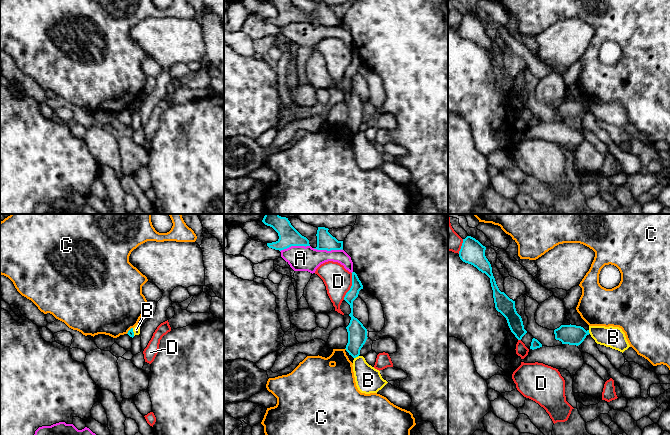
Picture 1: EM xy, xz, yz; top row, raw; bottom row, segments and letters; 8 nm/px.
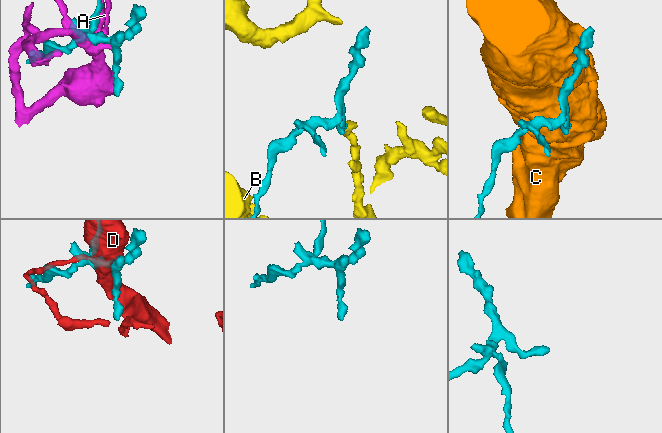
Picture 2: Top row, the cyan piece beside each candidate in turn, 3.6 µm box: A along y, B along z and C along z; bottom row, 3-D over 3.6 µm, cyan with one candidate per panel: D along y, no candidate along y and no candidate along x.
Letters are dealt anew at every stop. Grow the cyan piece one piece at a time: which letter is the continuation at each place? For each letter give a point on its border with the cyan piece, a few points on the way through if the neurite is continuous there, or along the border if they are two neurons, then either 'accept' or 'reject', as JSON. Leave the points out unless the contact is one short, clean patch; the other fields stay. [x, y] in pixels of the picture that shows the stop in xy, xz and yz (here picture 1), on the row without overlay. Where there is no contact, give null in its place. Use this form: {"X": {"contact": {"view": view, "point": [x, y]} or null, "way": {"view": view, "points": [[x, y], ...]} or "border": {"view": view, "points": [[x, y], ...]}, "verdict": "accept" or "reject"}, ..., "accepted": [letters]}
{"A": {"contact": {"view": "xz", "point": [294, 21]}, "verdict": "reject"}, "B": {"contact": {"view": "xz", "point": [356, 132]}, "border": {"view": "xz", "points": [[358, 131], [354, 134]]}, "verdict": "reject"}, "C": {"contact": {"view": "xy", "point": [129, 106]}, "verdict": "reject"}, "D": {"contact": {"view": "xz", "point": [351, 62]}, "verdict": "reject"}, "accepted": []}

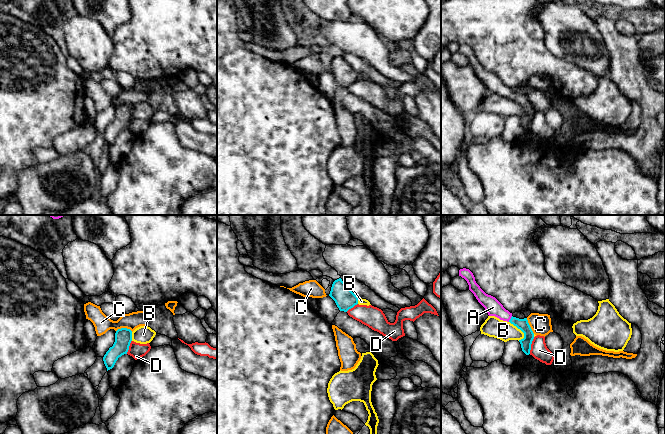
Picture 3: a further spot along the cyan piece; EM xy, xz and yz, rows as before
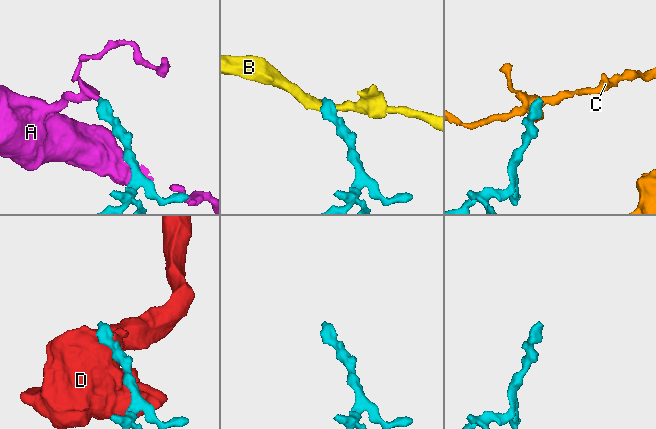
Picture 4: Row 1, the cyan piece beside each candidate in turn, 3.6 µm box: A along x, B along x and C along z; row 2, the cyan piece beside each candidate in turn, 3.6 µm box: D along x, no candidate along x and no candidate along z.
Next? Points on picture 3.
{"A": {"contact": {"view": "yz", "point": [510, 95]}, "way": {"view": "yz", "points": [[522, 100], [510, 95], [493, 83]]}, "verdict": "accept"}, "B": {"contact": {"view": "yz", "point": [519, 104]}, "border": {"view": "yz", "points": [[509, 97], [523, 109], [522, 115]]}, "verdict": "reject"}, "C": {"contact": {"view": "xy", "point": [124, 104]}, "border": {"view": "xy", "points": [[116, 106], [129, 104], [132, 107]]}, "verdict": "reject"}, "D": {"contact": {"view": "yz", "point": [530, 121]}, "border": {"view": "yz", "points": [[534, 113], [529, 129]]}, "verdict": "reject"}, "accepted": ["A"]}

